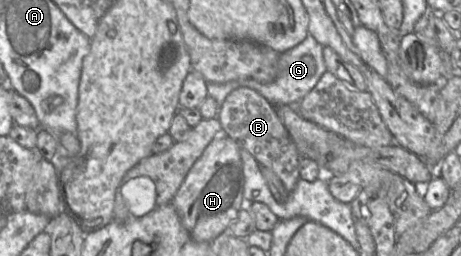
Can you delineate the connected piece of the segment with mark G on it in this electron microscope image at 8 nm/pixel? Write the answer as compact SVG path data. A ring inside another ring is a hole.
M308 33L302 42L280 53L278 59L278 74L273 82L262 84L250 78L226 83L207 82L208 96L215 99L219 106L221 106L233 90L239 87L248 87L257 91L274 106L296 106L318 83L323 73L327 71L323 59L323 47L324 46L319 44L315 38Z

